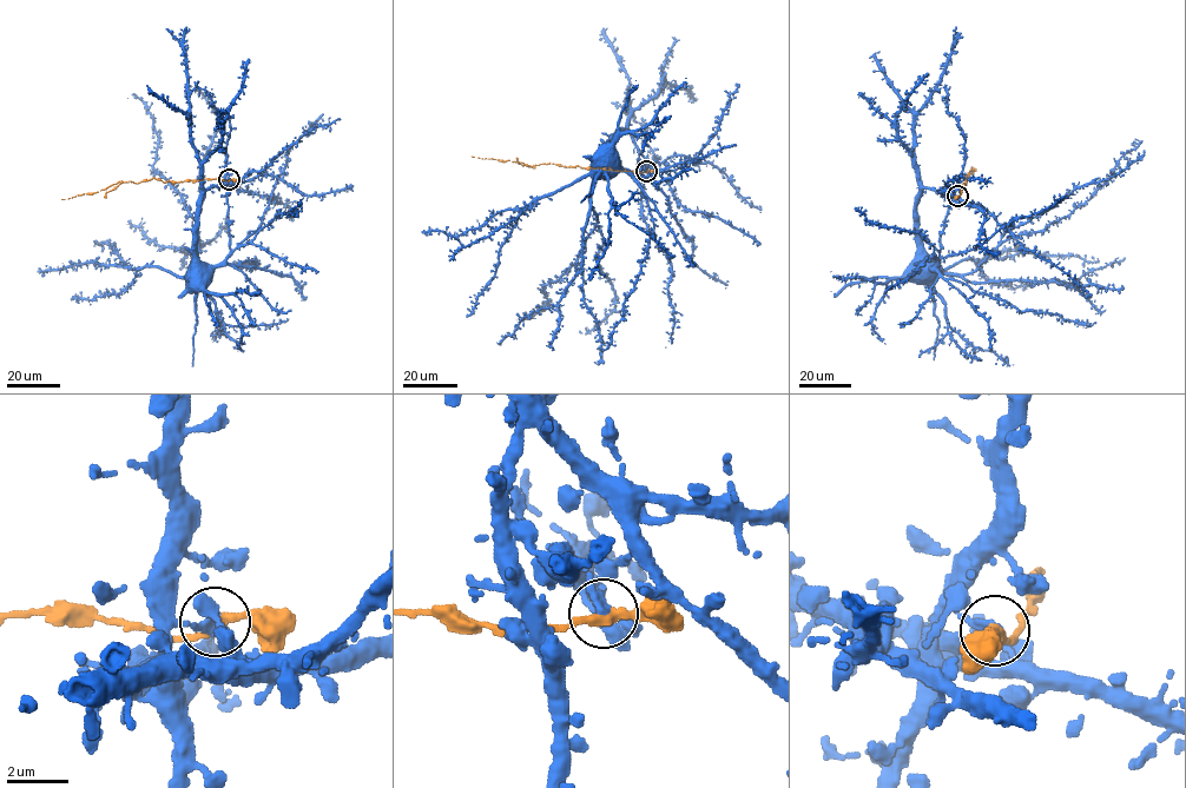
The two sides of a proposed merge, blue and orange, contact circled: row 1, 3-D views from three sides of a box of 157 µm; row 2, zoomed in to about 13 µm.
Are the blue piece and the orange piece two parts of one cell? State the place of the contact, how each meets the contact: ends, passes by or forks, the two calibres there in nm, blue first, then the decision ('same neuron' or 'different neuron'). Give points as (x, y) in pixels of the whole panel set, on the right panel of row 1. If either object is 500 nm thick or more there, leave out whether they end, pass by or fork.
at (957, 196); blue ends there; orange passes by; 400 nm thick on the blue side, 320 nm on the other; different neuron

